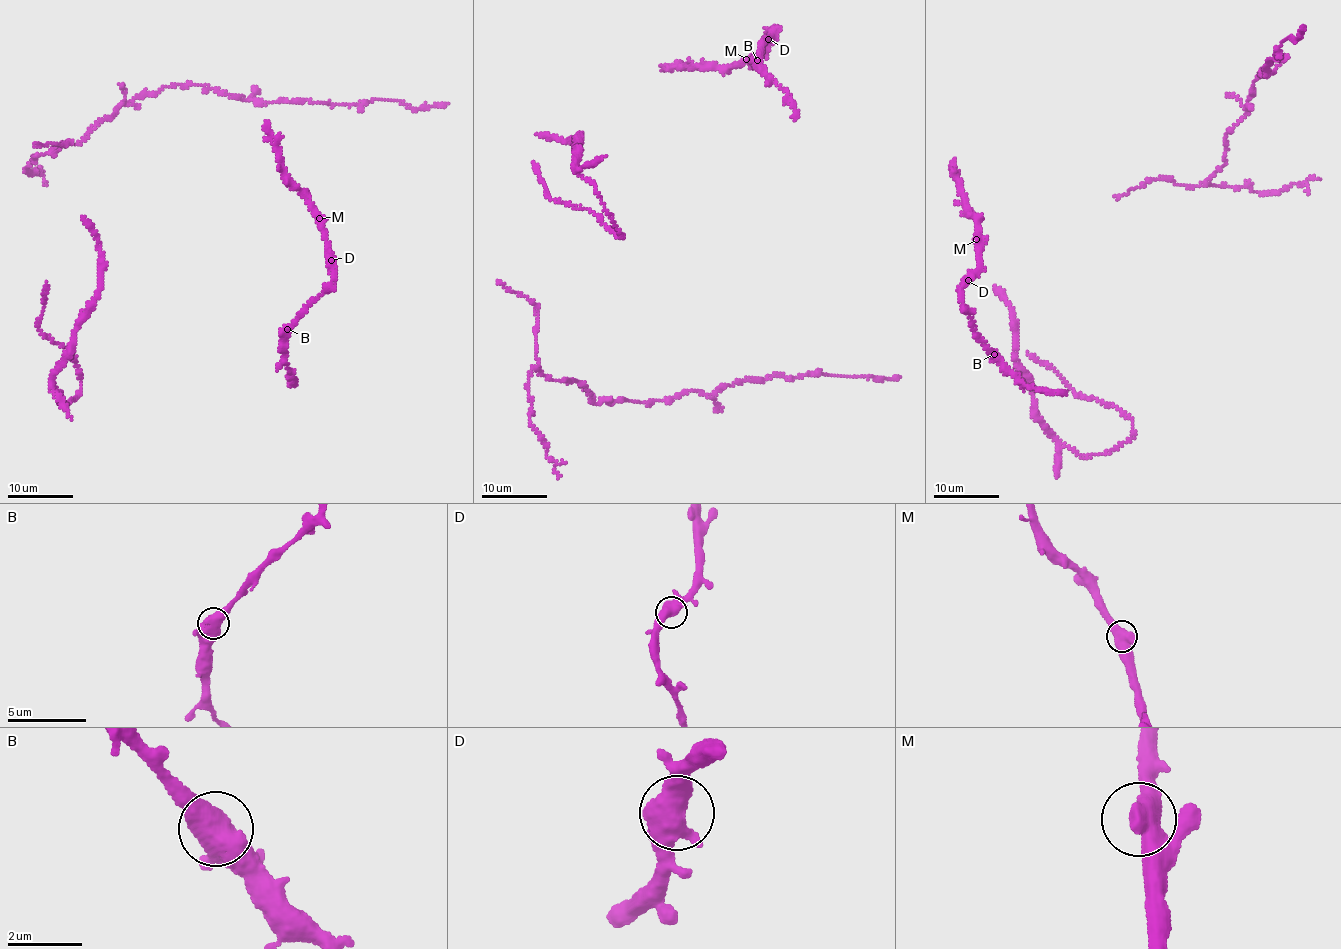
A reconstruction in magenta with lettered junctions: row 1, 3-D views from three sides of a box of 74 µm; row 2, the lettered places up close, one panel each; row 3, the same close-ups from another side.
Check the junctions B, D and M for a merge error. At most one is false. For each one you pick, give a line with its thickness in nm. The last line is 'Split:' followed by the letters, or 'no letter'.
Split: no letter

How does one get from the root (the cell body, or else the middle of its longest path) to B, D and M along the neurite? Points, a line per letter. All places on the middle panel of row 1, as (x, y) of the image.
B: (661, 71), (687, 64), (722, 66), (751, 60), (765, 51), (769, 35), (777, 29), (761, 47), (758, 60)
D: (661, 71), (687, 64), (722, 66), (751, 60), (765, 51), (768, 39)
M: (661, 71), (689, 64), (731, 65), (746, 59)

